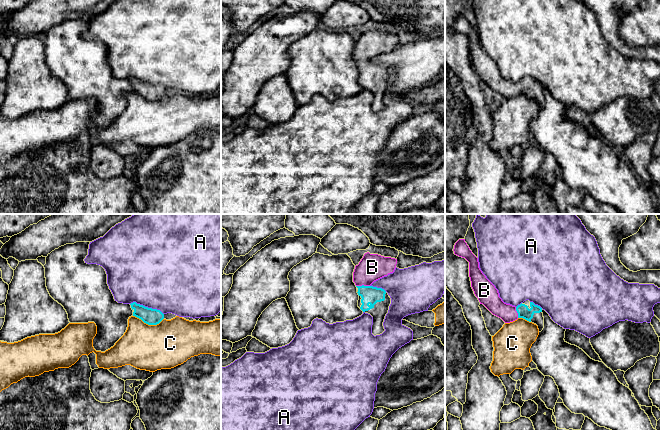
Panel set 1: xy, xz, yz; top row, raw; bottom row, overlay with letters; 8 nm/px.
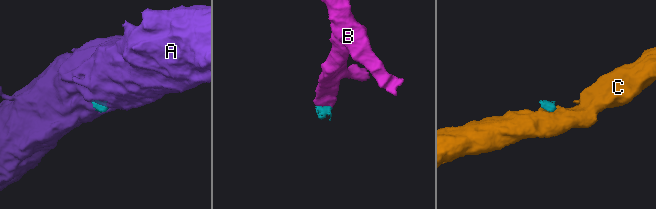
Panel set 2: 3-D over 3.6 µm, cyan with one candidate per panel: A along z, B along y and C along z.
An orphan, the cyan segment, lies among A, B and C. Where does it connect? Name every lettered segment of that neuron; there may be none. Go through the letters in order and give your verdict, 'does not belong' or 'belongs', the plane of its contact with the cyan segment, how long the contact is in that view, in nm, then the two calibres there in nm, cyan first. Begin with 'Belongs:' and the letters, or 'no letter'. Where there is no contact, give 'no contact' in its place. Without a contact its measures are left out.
Belongs: B
A: does not belong; meets cyan in xy; contact 280 nm long; 130 nm thick on the cyan side, 500 nm on the other
B: belongs; meets cyan in xz; contact 110 nm long; 150 nm thick on the cyan side, 220 nm on the other
C: does not belong; meets cyan in xy; contact 260 nm long; 130 nm thick on the cyan side, 380 nm on the other

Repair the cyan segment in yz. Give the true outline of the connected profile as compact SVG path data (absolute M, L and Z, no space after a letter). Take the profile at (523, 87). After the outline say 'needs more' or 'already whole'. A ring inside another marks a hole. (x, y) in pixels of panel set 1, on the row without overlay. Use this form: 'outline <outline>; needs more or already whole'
outline M459 15L454 21L454 30L465 34L469 38L469 53L471 63L480 80L483 80L493 91L510 99L523 94L538 102L539 108L544 104L542 84L529 76L517 83L506 80L499 73L498 66L486 54L479 44L478 34L472 29L465 15Z; needs more

